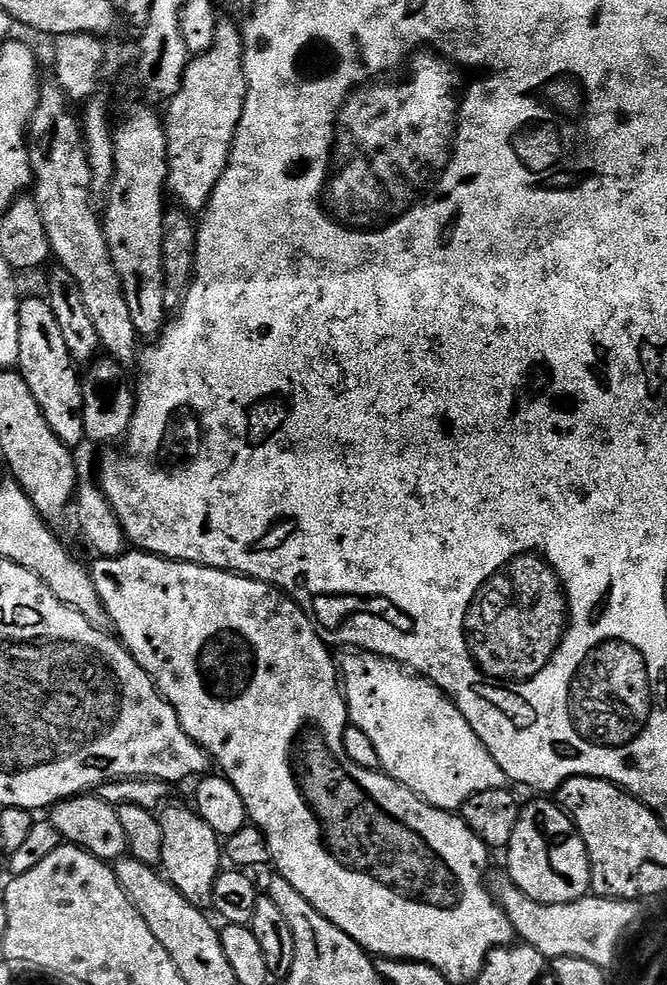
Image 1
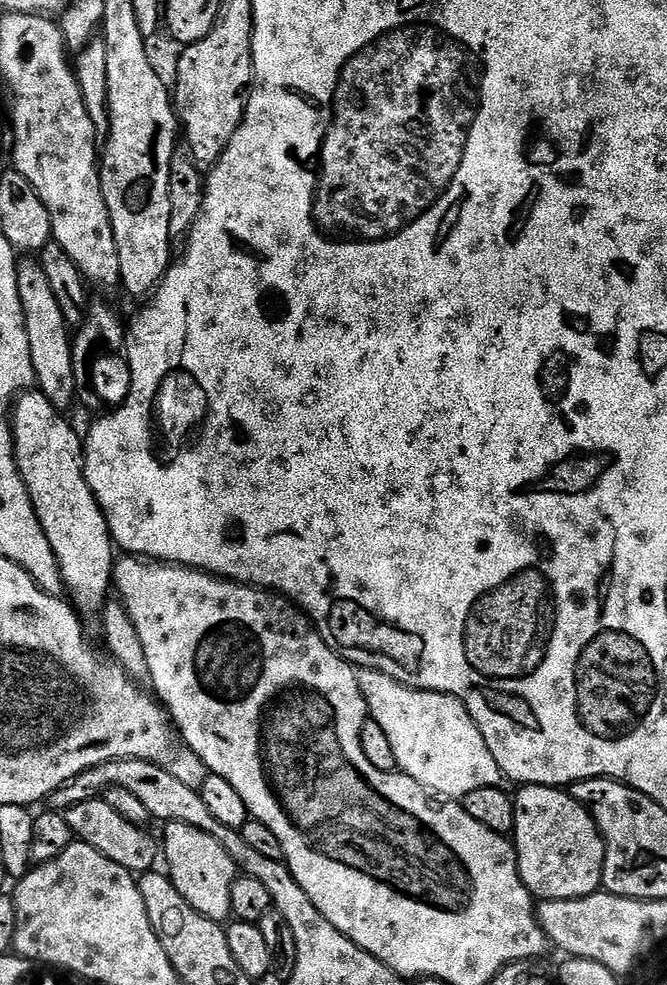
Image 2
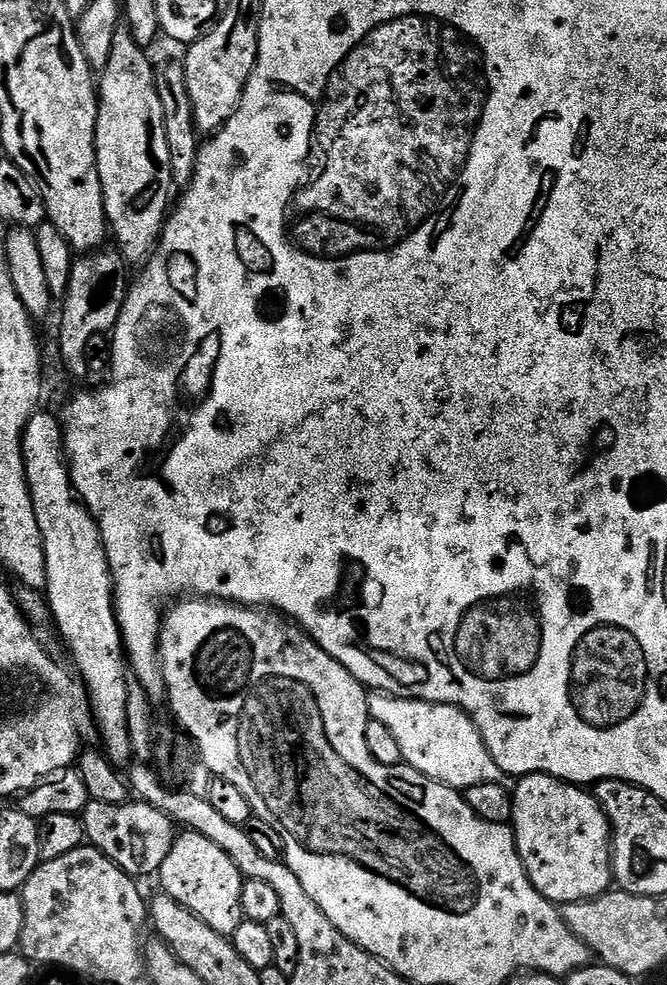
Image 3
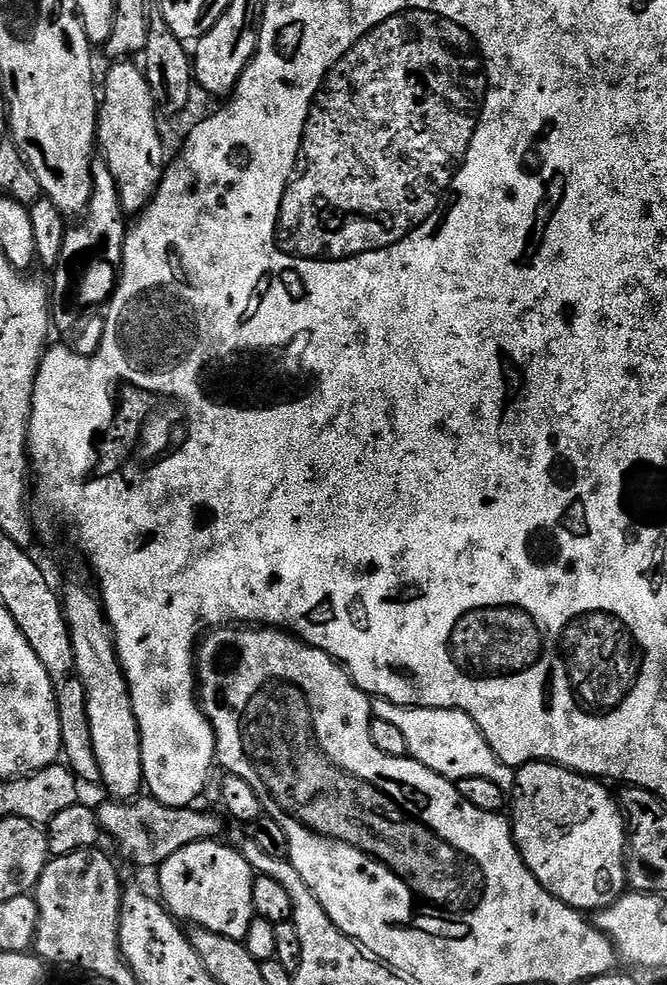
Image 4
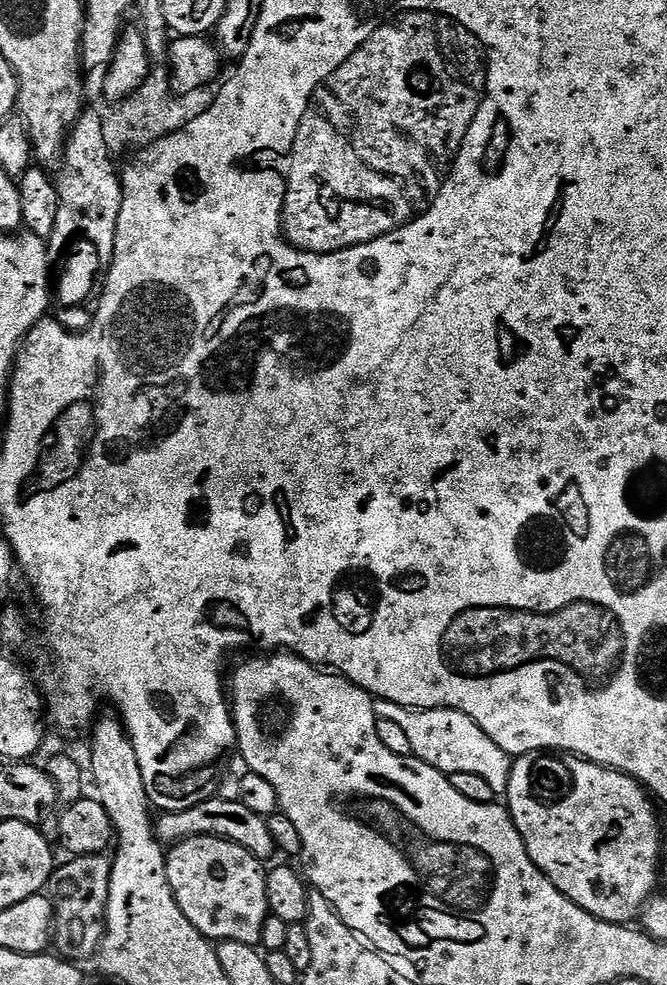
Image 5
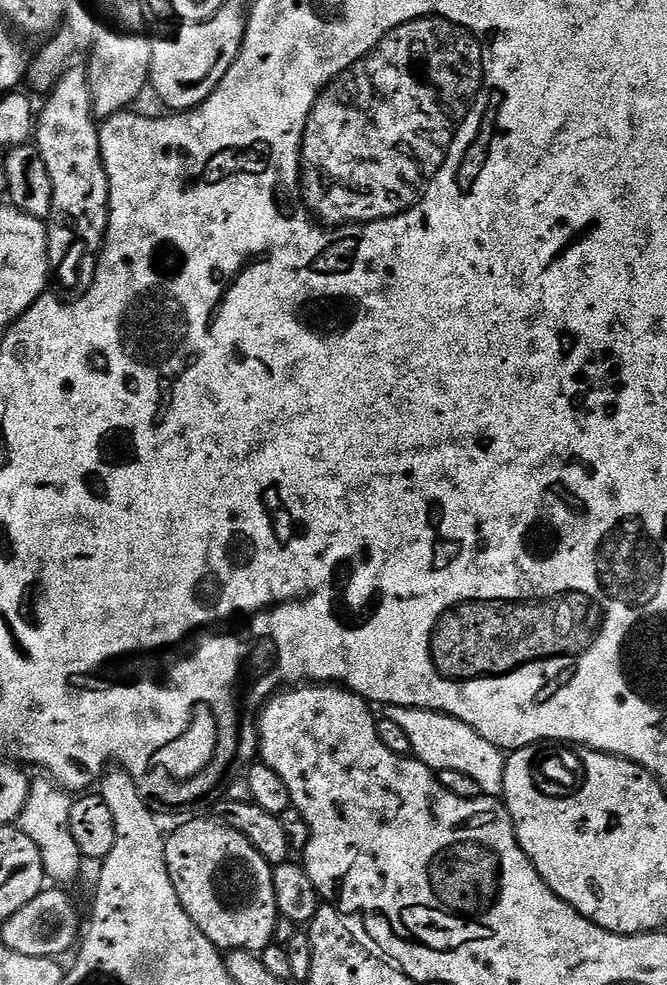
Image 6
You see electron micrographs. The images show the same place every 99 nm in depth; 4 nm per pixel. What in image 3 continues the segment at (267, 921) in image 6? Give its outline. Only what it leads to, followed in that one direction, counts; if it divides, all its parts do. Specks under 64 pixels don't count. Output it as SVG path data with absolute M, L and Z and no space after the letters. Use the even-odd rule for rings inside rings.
M181 831L177 835L170 854L166 854L166 862L162 862L158 873L158 881L163 895L174 898L186 910L198 914L210 930L218 930L218 934L232 938L244 919L242 902L242 886L245 878L234 866L234 862L210 838L202 838L202 834Z

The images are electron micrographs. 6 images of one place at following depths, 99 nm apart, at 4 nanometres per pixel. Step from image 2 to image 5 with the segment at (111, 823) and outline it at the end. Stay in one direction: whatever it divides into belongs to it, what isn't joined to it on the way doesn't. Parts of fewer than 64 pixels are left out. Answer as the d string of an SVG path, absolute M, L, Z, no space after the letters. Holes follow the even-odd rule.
M219 798L204 800L193 808L166 813L161 820L159 817L155 821L154 827L161 844L165 846L175 846L181 840L189 840L195 836L217 836L223 840L232 840L238 846L250 850L250 854L254 854L254 858L262 862L275 861L277 859L275 856L278 856L277 844L274 835L270 832L267 819L254 814L254 810L250 810L250 806L246 806L241 800L224 801Z

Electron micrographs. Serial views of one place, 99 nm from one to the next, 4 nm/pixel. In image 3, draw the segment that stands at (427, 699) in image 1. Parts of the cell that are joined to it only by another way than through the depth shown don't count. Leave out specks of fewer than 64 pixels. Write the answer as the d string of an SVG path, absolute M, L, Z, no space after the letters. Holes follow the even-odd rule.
M376 690L368 697L368 714L394 734L398 750L402 750L403 763L426 774L431 780L457 790L486 782L494 782L494 786L502 786L502 790L511 793L516 788L516 780L507 776L498 762L494 762L476 723L459 706L407 700Z

